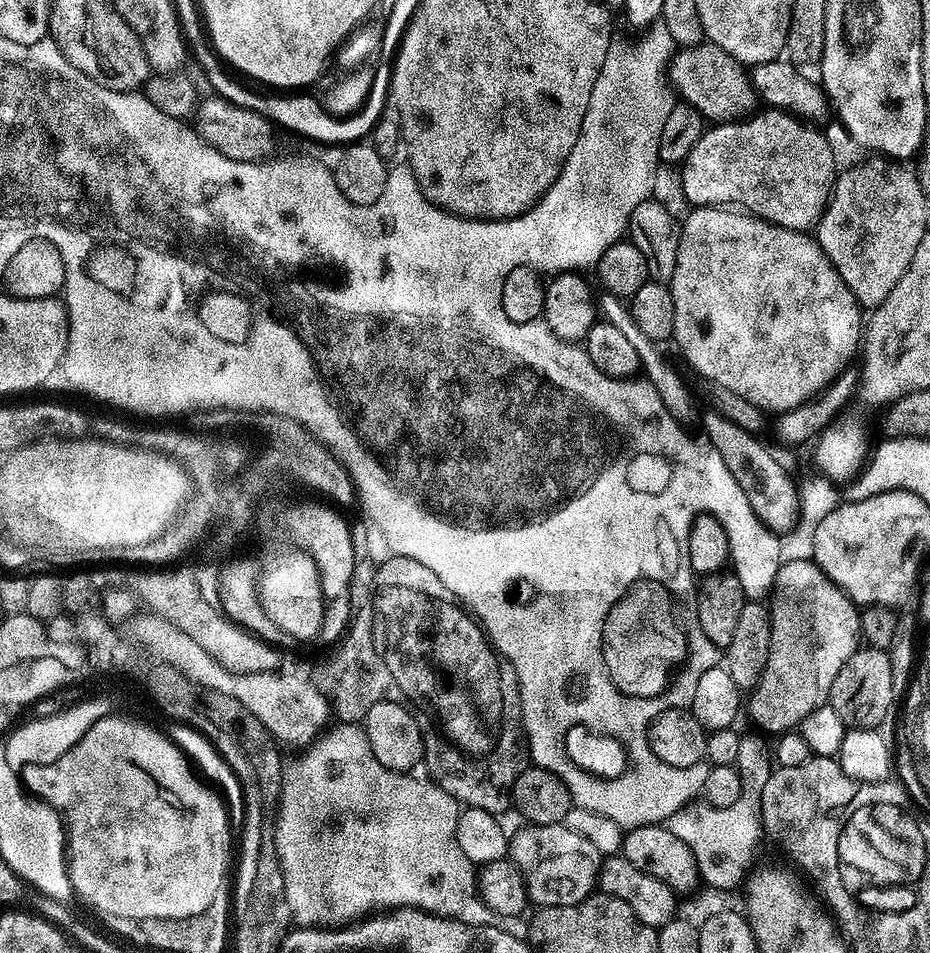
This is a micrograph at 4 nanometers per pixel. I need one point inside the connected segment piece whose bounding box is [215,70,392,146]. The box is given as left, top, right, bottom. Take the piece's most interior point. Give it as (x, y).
(308, 117)

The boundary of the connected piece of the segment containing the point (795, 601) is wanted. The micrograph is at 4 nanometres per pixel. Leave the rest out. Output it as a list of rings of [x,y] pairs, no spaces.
[[[811,558],[783,561],[777,567],[771,600],[770,658],[766,658],[762,678],[751,689],[752,697],[747,697],[746,716],[748,712],[764,732],[783,734],[799,729],[810,710],[828,703],[838,670],[861,647],[860,612]]]

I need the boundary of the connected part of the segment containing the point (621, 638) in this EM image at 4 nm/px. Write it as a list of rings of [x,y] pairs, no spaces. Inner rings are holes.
[[[637,580],[628,587],[628,592],[610,610],[604,624],[604,668],[608,671],[611,684],[623,696],[659,696],[674,680],[674,673],[683,665],[688,655],[688,637],[678,619],[678,612],[672,609],[669,585],[658,580]]]

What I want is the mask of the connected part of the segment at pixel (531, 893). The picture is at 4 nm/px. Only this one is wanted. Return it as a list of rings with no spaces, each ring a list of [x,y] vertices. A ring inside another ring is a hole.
[[[562,823],[555,826],[524,826],[510,840],[510,859],[520,867],[528,886],[528,897],[536,906],[574,906],[597,891],[602,857],[591,842],[574,834]]]

